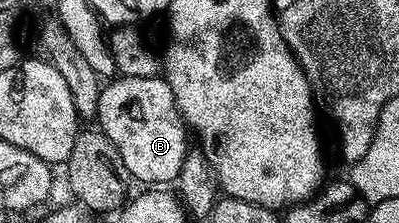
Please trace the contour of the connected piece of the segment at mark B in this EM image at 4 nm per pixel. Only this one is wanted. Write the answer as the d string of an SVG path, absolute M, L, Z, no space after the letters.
M116 76L103 85L103 94L99 96L98 128L121 151L121 160L131 172L136 182L144 181L147 187L167 187L178 182L179 172L189 152L187 136L189 130L183 120L179 106L175 104L175 96L162 76L149 79L133 79L132 77Z

